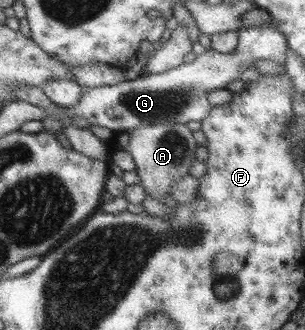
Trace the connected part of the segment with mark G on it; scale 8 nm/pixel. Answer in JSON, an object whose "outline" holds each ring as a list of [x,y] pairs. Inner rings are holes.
{"outline":[[[274,21],[256,27],[242,28],[238,31],[238,46],[232,53],[217,53],[210,49],[196,57],[192,63],[183,63],[180,67],[164,73],[147,73],[116,85],[82,86],[81,100],[72,107],[65,107],[64,113],[72,119],[82,117],[90,125],[106,127],[116,134],[130,133],[142,126],[161,122],[202,123],[213,108],[209,93],[215,89],[226,88],[227,83],[238,79],[240,73],[254,66],[258,60],[276,62],[276,59],[286,54],[288,50],[286,39]]]}

